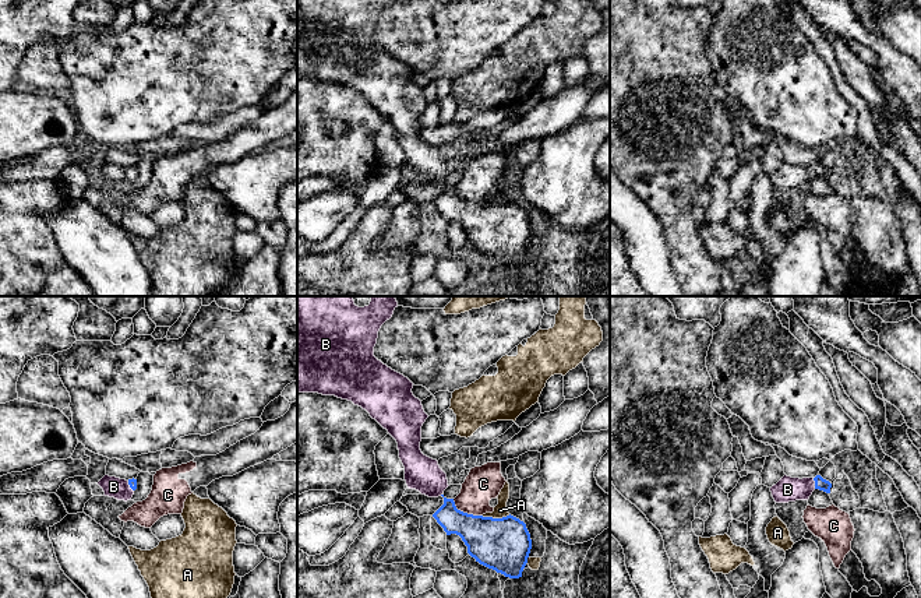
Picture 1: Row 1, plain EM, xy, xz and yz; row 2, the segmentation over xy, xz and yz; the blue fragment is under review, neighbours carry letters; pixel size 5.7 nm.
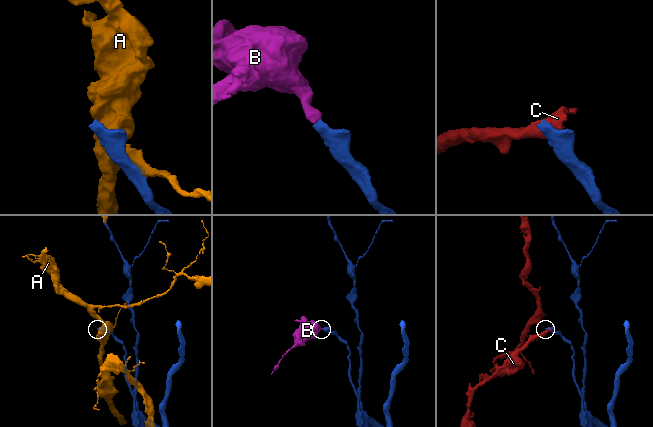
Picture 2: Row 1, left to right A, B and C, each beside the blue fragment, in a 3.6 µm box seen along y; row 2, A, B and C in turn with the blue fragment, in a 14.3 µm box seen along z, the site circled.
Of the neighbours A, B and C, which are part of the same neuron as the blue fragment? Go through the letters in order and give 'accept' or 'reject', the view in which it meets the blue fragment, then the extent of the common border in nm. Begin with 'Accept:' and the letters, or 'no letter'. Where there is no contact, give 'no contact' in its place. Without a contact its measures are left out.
Accept: B
A: reject | xz | 170 nm
B: accept | yz | 70 nm
C: reject | xz | 200 nm

